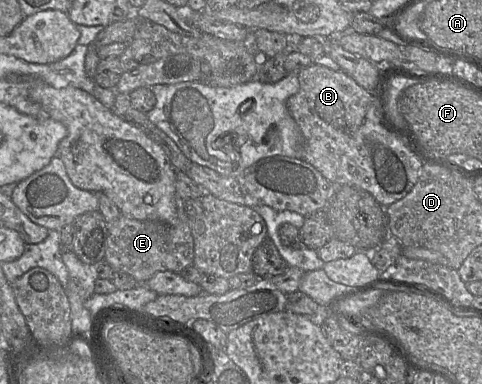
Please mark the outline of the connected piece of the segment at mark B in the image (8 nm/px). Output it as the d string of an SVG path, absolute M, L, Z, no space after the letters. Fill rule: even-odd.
M319 64L301 69L298 79L299 91L287 100L286 106L304 141L301 159L332 184L359 187L370 193L383 207L405 197L418 181L423 165L397 136L380 125L377 100L372 94L347 73Z

